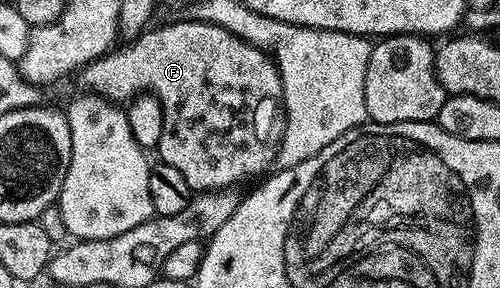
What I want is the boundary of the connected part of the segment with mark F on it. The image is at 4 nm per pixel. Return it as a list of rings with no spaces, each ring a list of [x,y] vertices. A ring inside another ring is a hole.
[[[189,17],[183,18],[183,23],[166,23],[163,27],[151,26],[149,30],[138,39],[133,40],[124,51],[107,53],[101,59],[95,59],[89,67],[85,68],[84,75],[94,82],[93,90],[97,94],[111,101],[129,101],[150,90],[162,101],[162,112],[168,124],[168,143],[170,139],[170,155],[168,161],[172,169],[177,169],[188,181],[191,192],[201,193],[204,191],[215,191],[217,189],[231,188],[244,175],[254,175],[265,169],[269,163],[275,162],[278,154],[278,145],[282,141],[282,128],[284,126],[284,108],[282,106],[282,76],[275,62],[265,56],[261,48],[253,43],[245,43],[240,37],[228,33],[226,29],[220,29],[218,25],[211,23],[199,23],[198,20]]]

